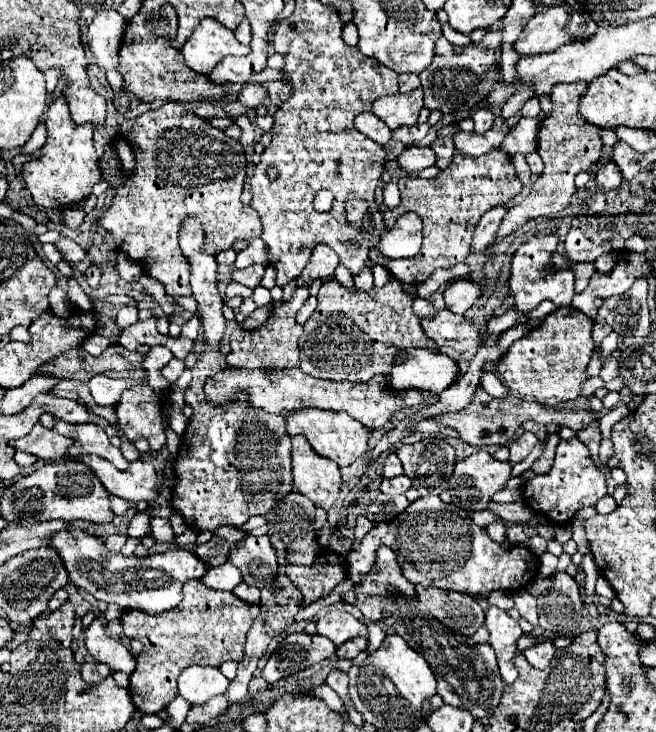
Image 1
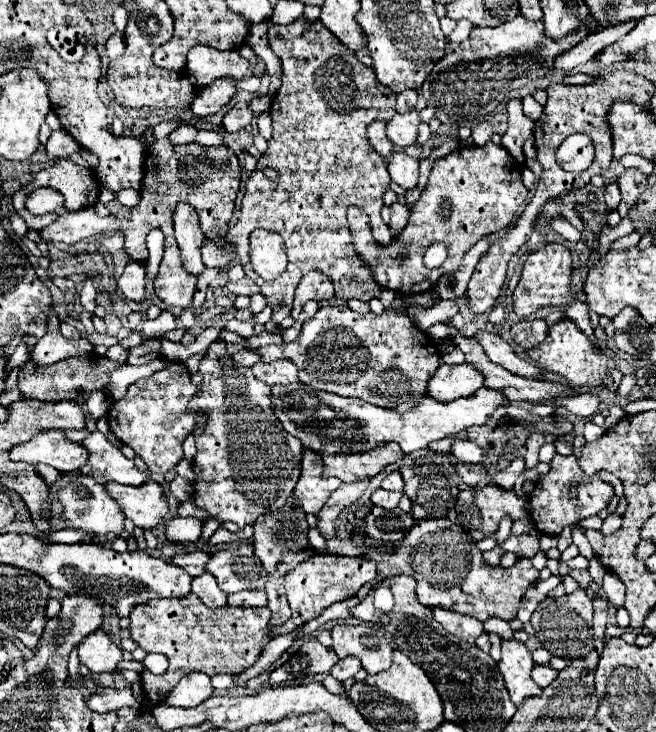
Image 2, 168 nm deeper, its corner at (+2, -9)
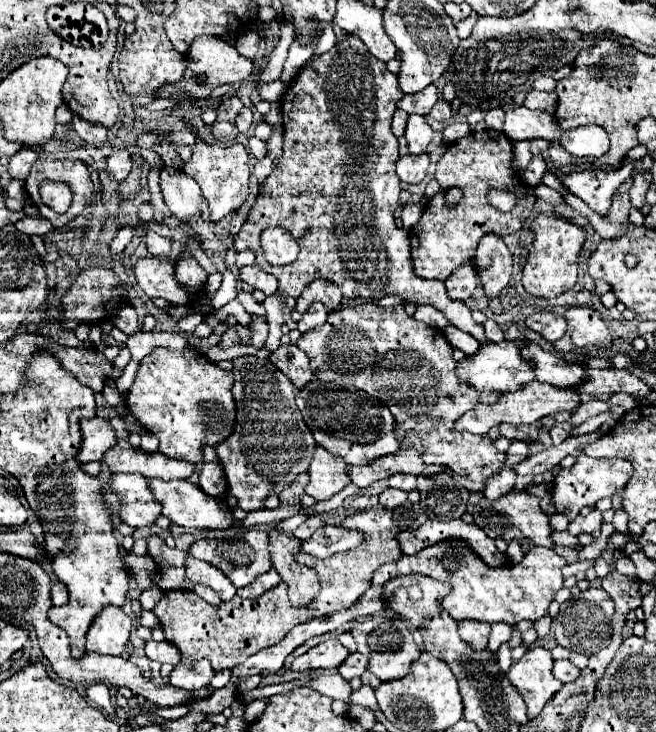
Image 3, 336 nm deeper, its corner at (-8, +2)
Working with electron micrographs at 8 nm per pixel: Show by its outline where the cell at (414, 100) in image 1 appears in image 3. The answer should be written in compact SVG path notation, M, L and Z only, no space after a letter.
M409 115L405 137L407 137L409 153L419 155L419 153L427 151L427 145L433 139L433 129L423 115Z

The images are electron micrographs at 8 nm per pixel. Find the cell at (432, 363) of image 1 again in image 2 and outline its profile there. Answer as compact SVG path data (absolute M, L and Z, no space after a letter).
M441 364L429 378L429 396L437 402L451 402L461 396L471 396L483 386L483 376L471 364L449 366Z

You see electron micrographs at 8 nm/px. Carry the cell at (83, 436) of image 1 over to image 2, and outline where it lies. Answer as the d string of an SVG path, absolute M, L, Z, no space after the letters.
M89 432L89 436L81 440L81 446L89 452L81 474L89 474L99 484L105 484L107 480L115 480L119 484L129 486L147 482L147 476L135 468L133 460L127 460L121 450L111 446L101 432Z

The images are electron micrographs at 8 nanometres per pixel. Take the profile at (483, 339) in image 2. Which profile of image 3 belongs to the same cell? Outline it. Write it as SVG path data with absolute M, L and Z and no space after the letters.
M531 343L523 349L523 357L535 363L537 381L555 385L559 389L573 389L579 387L583 379L587 379L587 371L581 365L569 363L563 357L555 357L543 351L539 345Z

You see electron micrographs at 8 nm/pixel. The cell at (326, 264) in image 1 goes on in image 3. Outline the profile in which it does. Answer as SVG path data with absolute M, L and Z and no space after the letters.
M317 279L317 281L313 281L313 283L299 295L297 305L295 305L295 311L305 313L305 311L309 309L309 305L315 303L315 301L321 301L329 311L335 311L335 309L341 305L343 295L341 295L341 291L339 291L333 283Z

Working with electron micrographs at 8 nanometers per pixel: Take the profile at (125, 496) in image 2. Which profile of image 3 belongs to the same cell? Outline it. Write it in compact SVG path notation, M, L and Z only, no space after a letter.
M149 479L153 495L163 505L163 515L169 517L173 523L187 527L187 529L231 529L239 527L241 521L235 519L233 509L227 505L225 497L211 497L205 491L201 491L191 481L173 479L173 481L161 481L161 479Z

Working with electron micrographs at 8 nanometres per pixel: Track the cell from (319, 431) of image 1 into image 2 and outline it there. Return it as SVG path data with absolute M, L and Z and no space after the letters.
M383 444L381 448L373 448L373 452L359 454L329 454L321 456L325 476L335 476L343 482L351 482L363 476L375 476L387 466L395 464L403 458L403 450L397 444Z

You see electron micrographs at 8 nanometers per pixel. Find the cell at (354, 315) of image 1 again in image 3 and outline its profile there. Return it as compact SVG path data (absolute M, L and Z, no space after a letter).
M375 303L343 307L329 313L327 323L321 329L307 331L301 335L297 347L311 359L311 371L319 381L333 381L341 387L357 387L375 399L381 399L395 417L395 437L399 437L403 447L419 445L425 463L441 463L453 473L467 477L475 483L485 483L493 473L503 469L505 453L499 453L489 435L473 435L455 431L455 421L473 409L477 403L495 403L501 393L481 393L475 387L461 383L455 373L453 349L449 347L443 331L429 327L405 313L403 307L379 307Z

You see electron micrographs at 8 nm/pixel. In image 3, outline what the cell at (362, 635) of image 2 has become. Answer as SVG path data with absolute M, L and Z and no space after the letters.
M375 617L363 623L355 623L351 635L355 637L359 645L359 653L363 653L369 659L369 671L379 677L381 681L395 681L399 677L405 677L409 673L411 663L415 657L419 657L419 647L409 631L409 625L401 619L383 619Z

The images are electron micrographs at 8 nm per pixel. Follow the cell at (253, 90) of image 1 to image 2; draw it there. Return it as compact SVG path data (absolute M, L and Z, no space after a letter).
M233 108L223 116L223 126L227 132L237 132L251 124L253 112L249 108Z

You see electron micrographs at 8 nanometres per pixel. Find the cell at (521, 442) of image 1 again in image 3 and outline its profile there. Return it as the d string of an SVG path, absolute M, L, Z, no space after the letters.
M501 469L501 473L495 473L495 475L485 483L485 487L483 487L481 491L483 491L483 495L485 495L489 501L495 501L495 499L507 495L507 493L513 489L515 479L517 479L517 475L515 475L513 469Z

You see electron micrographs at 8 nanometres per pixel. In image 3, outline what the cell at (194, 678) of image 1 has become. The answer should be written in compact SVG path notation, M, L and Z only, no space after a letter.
M201 659L201 661L193 661L191 665L179 663L171 671L169 683L179 689L185 689L185 691L201 691L207 687L207 683L211 681L213 675L215 675L215 671L211 669L211 663L207 659Z

